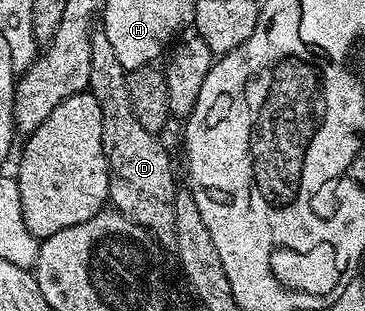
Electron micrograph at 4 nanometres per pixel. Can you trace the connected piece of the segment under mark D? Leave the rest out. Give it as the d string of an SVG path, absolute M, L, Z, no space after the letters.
M94 29L91 36L91 76L88 93L99 100L99 109L103 112L103 152L109 161L109 202L112 209L118 210L144 230L148 230L154 239L168 239L175 228L175 196L179 183L173 179L173 166L169 163L169 154L158 135L147 132L131 108L131 96L127 94L127 72L119 59L115 57L115 47L107 40L104 29Z

